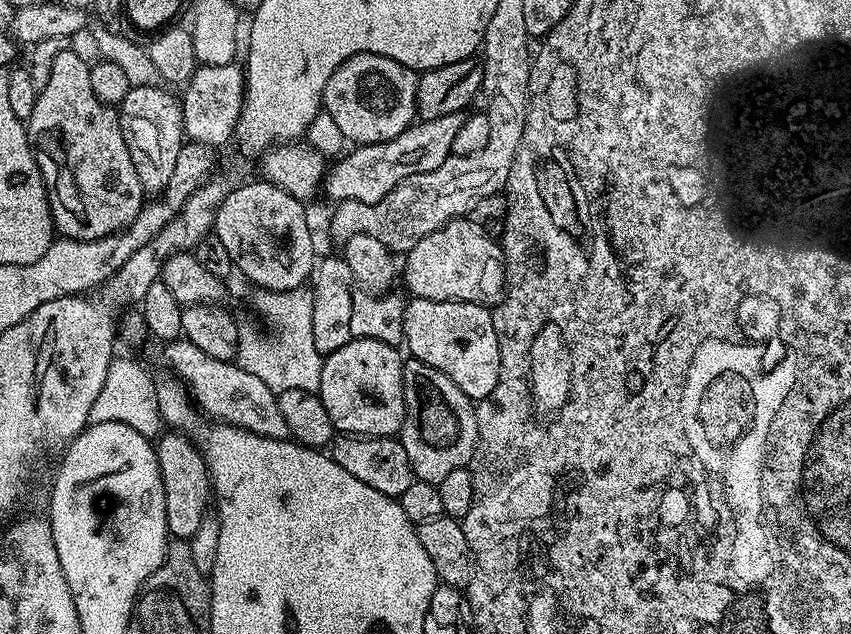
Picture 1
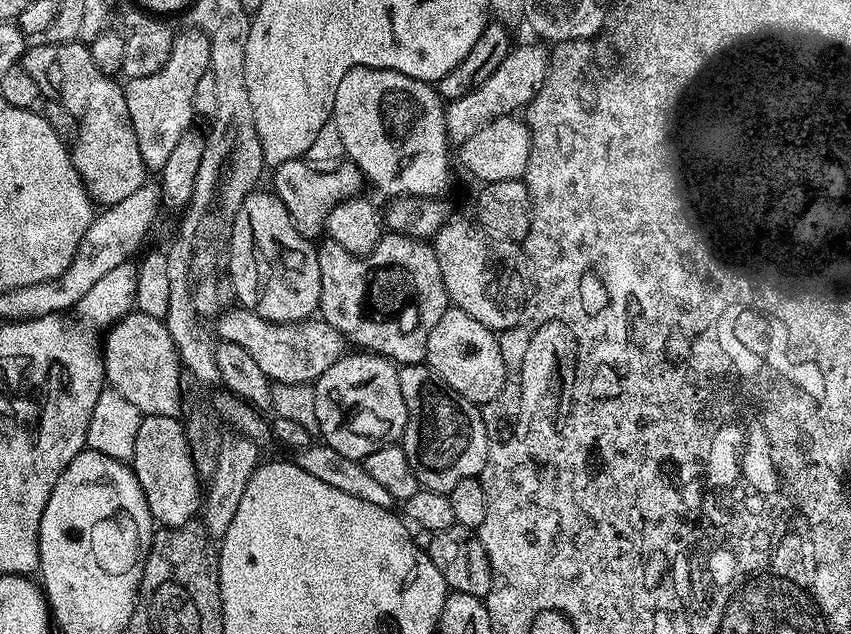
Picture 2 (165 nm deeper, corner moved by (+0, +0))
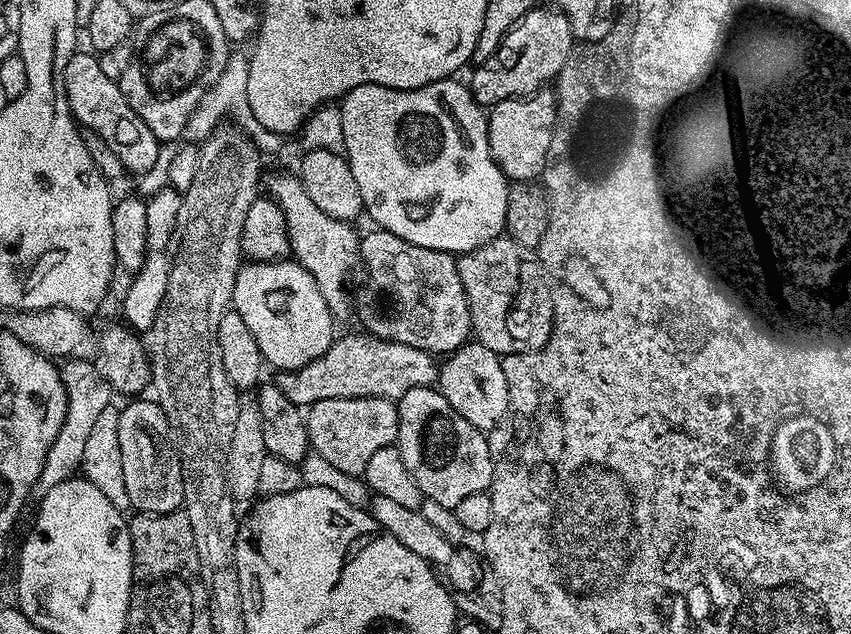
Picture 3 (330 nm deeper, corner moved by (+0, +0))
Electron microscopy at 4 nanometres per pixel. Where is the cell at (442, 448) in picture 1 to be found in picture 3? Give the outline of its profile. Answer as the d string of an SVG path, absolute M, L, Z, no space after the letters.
M439 387L415 388L406 390L396 404L398 410L398 434L395 445L400 449L402 462L406 462L406 470L410 470L410 478L418 482L418 490L425 500L438 502L438 506L446 506L455 510L458 502L469 494L489 491L492 487L492 451L488 448L487 435L481 429L470 426L450 402L440 392Z

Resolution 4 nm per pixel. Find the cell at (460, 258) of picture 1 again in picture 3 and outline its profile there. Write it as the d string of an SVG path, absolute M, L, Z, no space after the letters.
M497 238L472 252L463 253L456 265L470 306L472 332L479 344L501 358L543 348L552 333L552 321L540 320L536 303L549 299L550 288L533 249L511 238Z

